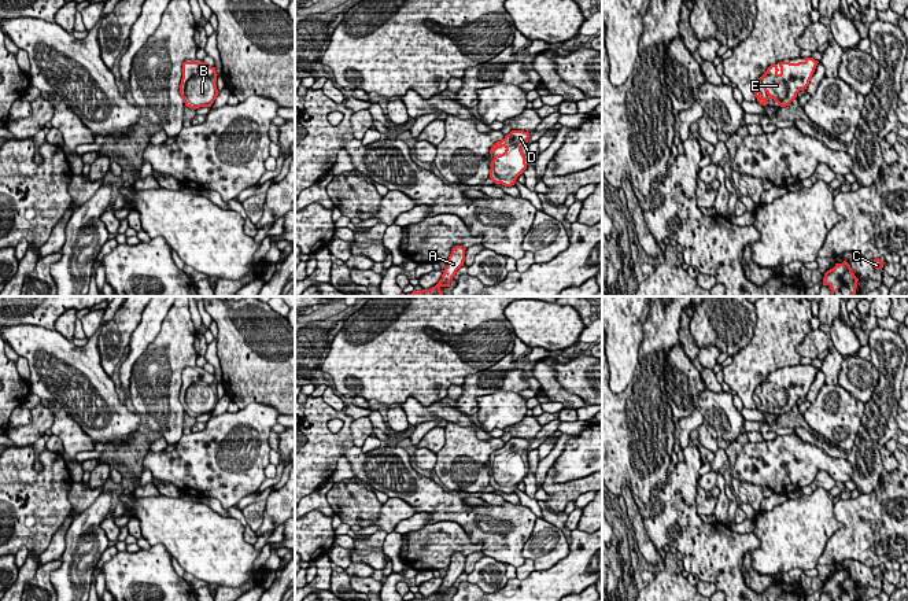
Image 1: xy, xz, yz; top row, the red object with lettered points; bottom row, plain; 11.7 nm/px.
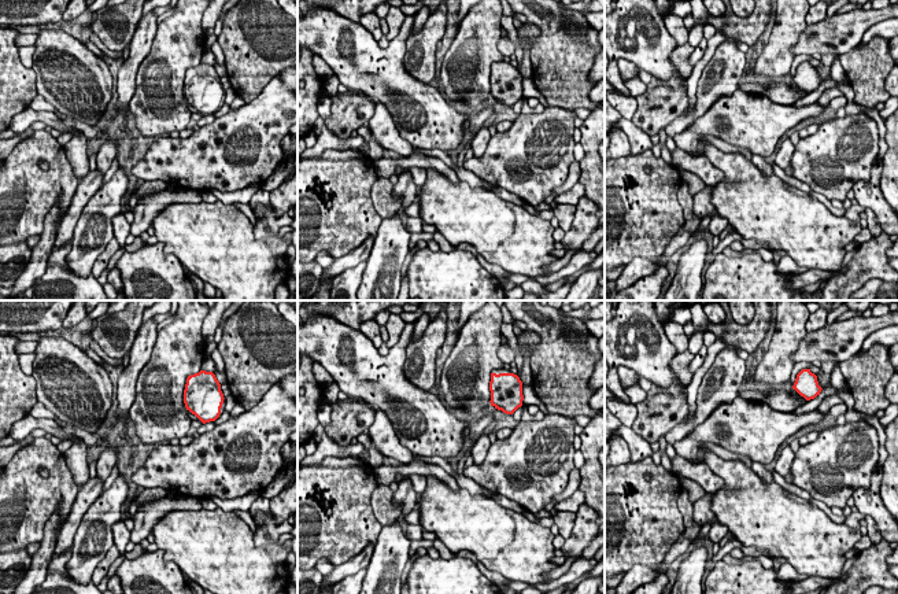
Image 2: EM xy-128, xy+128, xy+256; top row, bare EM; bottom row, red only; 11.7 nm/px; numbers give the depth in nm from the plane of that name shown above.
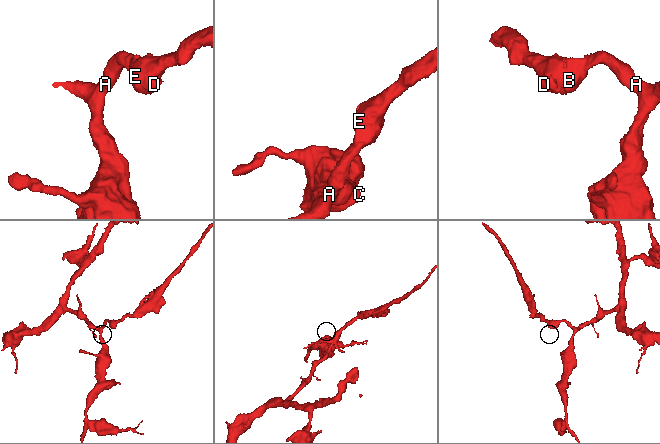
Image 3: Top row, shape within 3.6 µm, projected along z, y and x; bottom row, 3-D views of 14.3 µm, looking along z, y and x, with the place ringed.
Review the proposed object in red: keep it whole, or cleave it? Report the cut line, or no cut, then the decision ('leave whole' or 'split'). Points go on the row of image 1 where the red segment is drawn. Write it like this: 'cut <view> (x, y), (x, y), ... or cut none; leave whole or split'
cut none; leave whole

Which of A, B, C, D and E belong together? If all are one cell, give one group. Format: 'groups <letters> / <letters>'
groups A B C D E

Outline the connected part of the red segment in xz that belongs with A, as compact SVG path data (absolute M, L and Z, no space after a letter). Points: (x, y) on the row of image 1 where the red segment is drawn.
M455 246L451 250L451 254L449 257L447 266L442 270L442 279L439 283L432 287L431 290L422 290L422 291L413 291L411 294L402 294L401 296L442 296L443 292L440 291L442 287L450 287L450 281L455 276L457 270L464 266L465 261L465 250L462 246Z

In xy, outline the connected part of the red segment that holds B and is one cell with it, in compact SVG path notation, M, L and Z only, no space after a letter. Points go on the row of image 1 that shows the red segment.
M184 62L180 95L189 108L211 107L218 96L215 67L204 62Z

